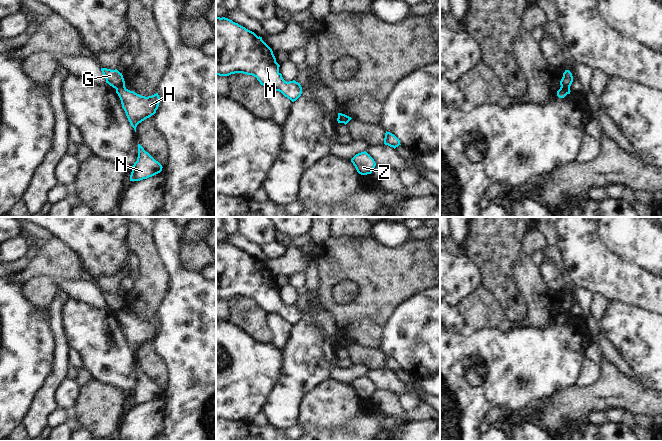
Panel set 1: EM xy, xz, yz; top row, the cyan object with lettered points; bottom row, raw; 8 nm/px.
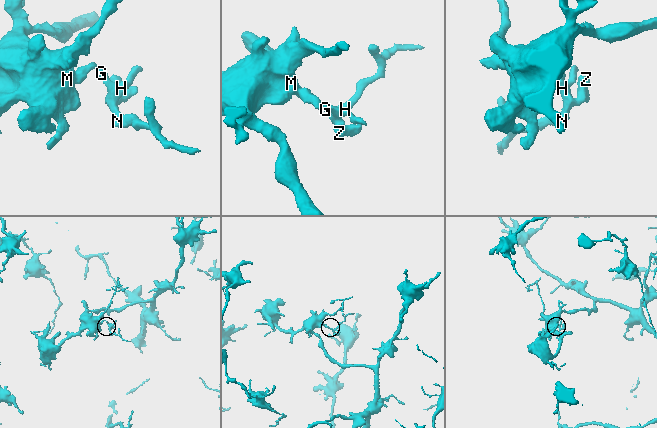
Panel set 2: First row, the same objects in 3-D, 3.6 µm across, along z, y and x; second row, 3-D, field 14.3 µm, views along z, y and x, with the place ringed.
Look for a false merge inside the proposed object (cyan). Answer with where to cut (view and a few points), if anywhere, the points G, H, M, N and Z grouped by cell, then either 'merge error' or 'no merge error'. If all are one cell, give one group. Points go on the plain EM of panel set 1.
cut in xy along (124, 308), (115, 312); G M / H N Z; merge error

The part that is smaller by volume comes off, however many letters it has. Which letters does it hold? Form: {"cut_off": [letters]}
{"cut_off": ["H", "N", "Z"]}

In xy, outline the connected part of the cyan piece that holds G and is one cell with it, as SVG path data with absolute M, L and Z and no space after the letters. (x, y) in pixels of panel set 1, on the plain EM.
M101 292L101 295L106 303L106 307L113 312L116 313L121 309L125 309L123 299L117 293L111 294L107 292Z

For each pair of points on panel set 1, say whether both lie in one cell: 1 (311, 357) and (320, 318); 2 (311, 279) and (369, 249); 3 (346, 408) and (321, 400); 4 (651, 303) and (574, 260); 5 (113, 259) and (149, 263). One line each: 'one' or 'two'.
1: two
2: two
3: one
4: one
5: two

